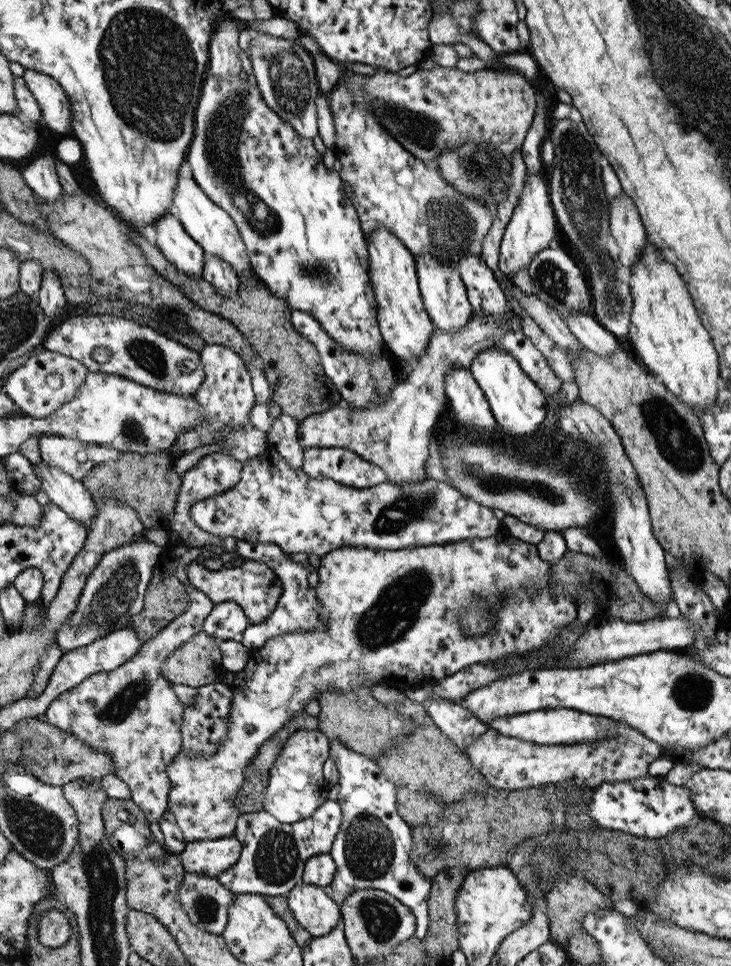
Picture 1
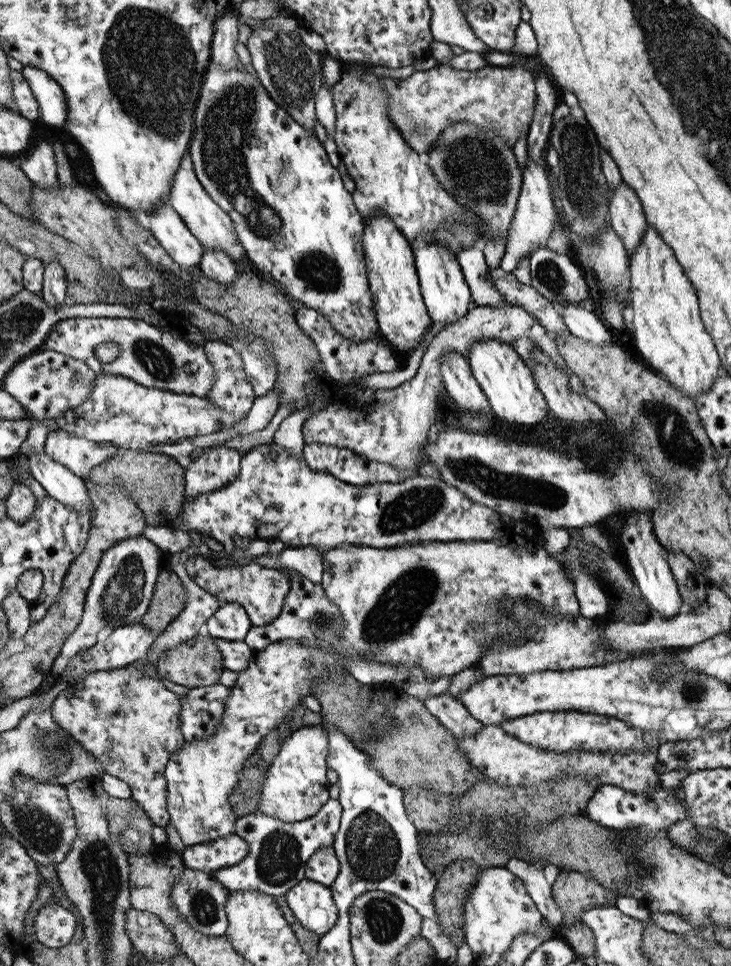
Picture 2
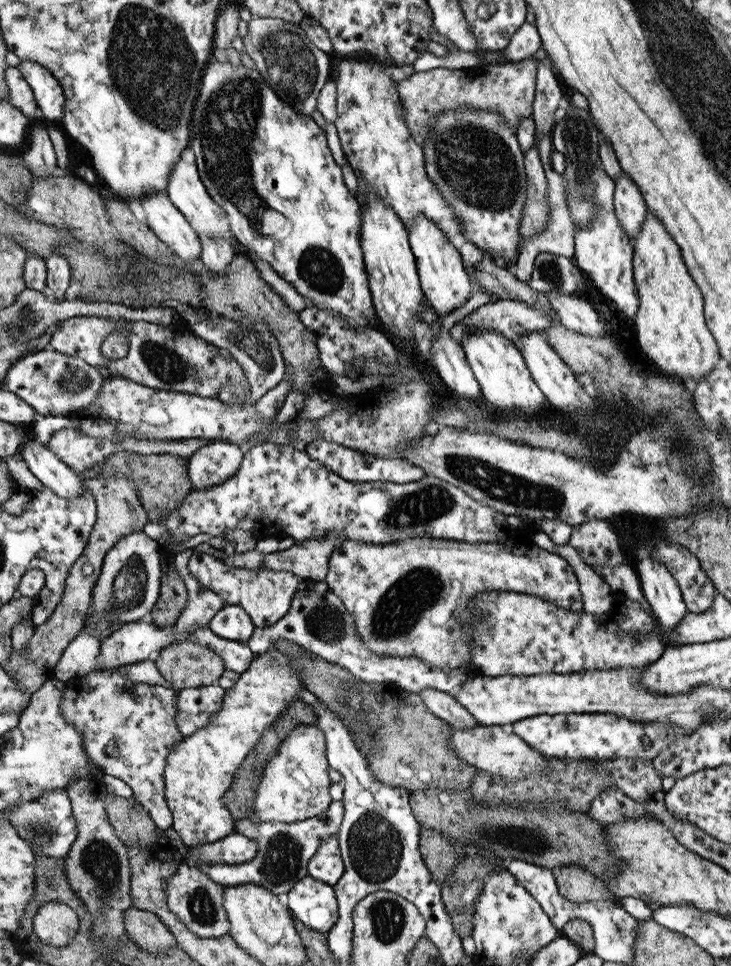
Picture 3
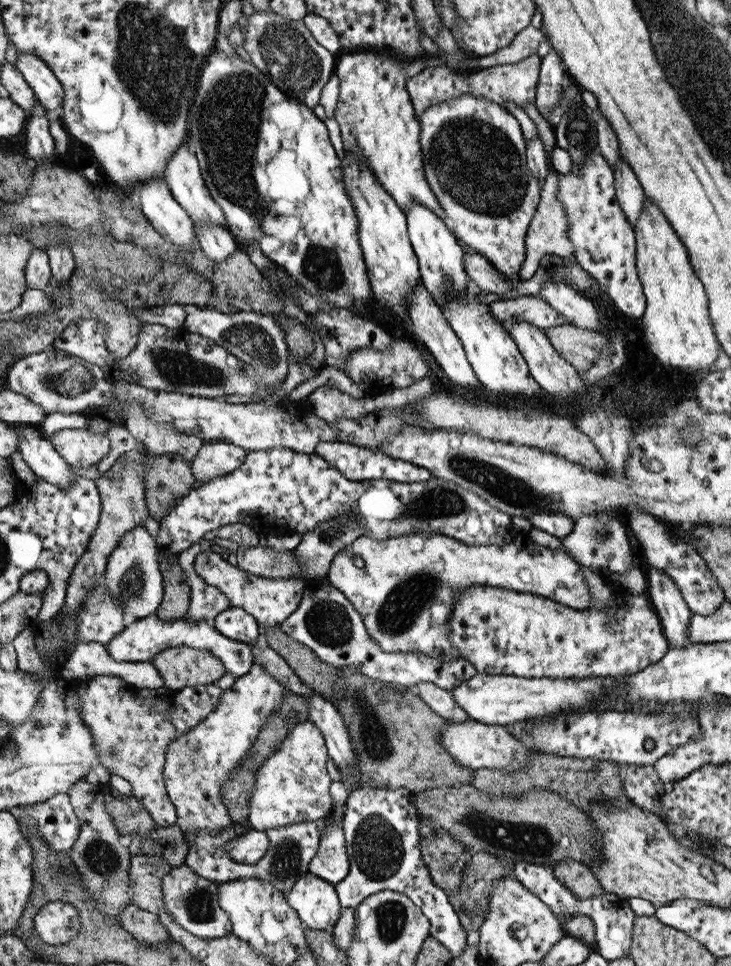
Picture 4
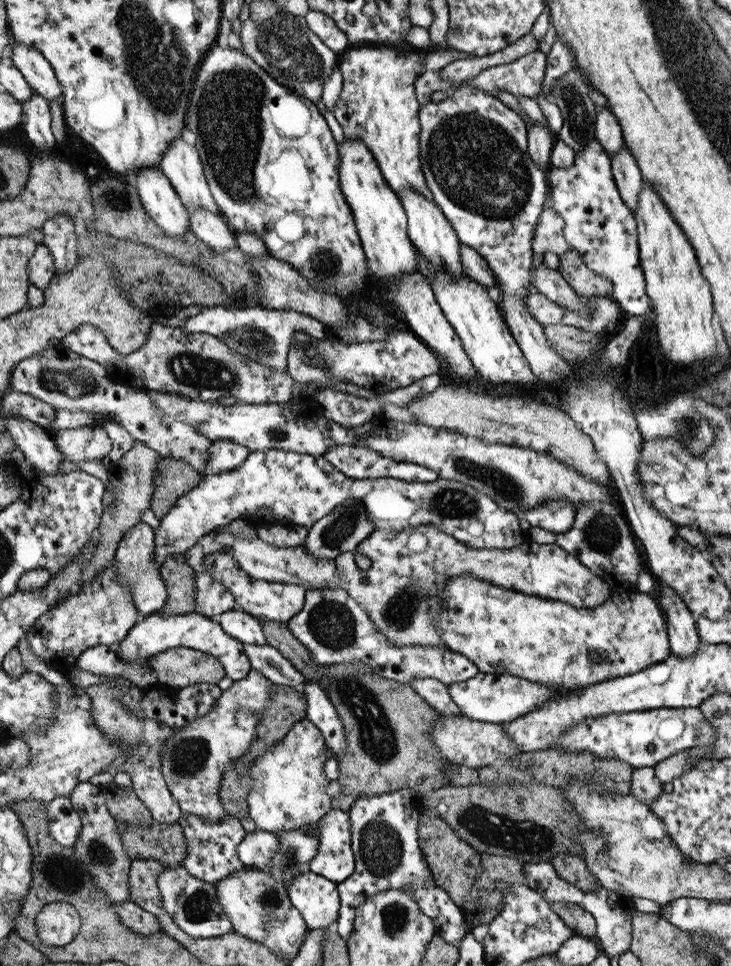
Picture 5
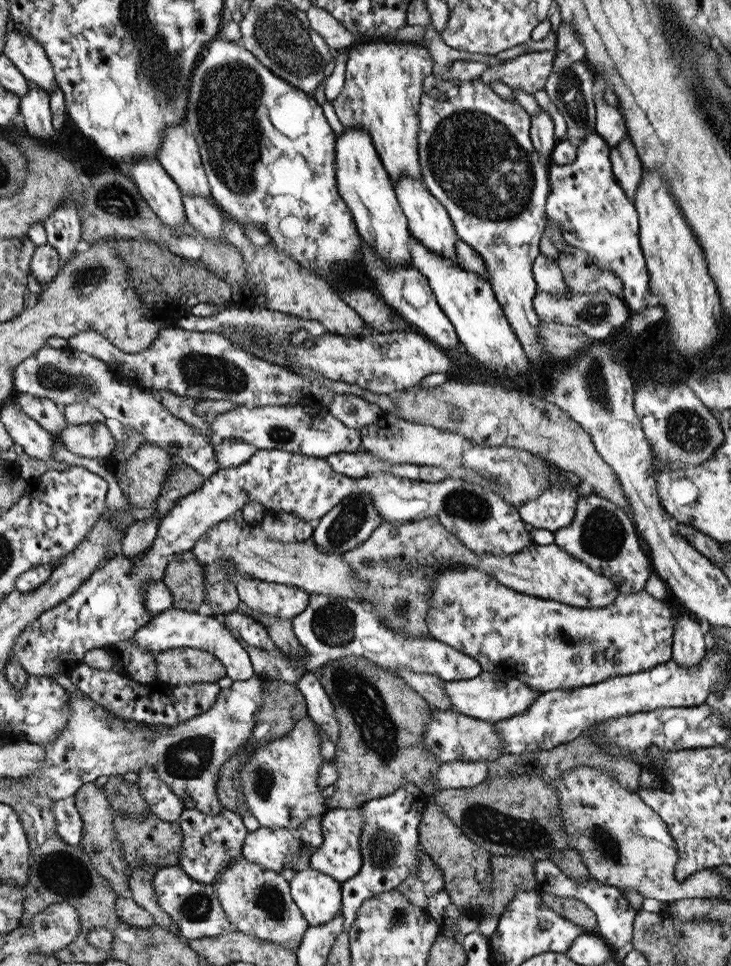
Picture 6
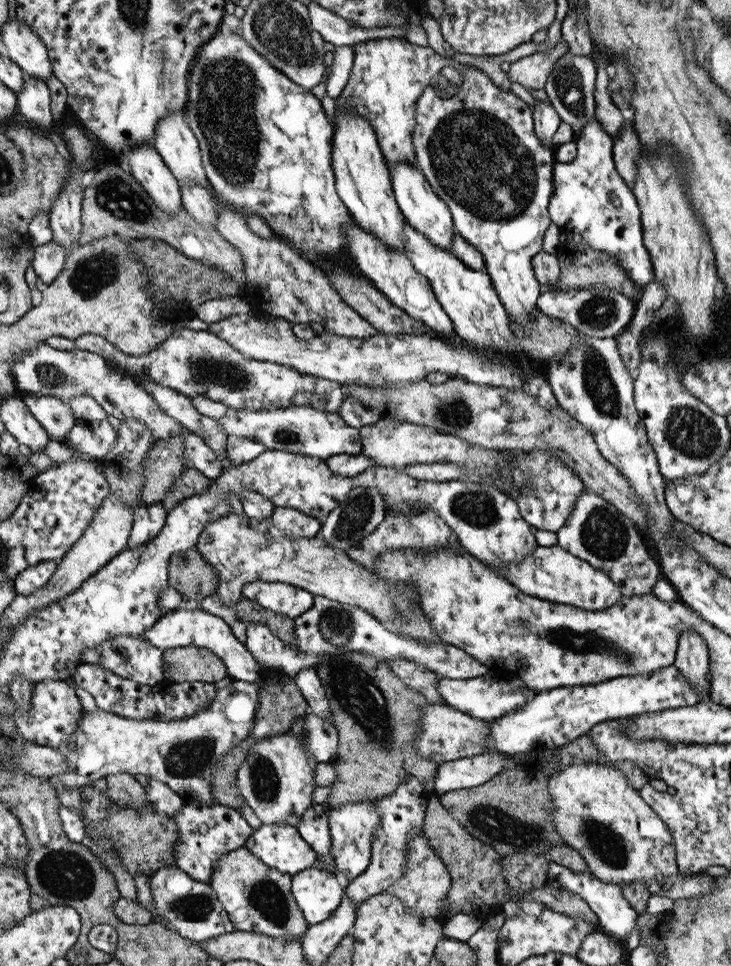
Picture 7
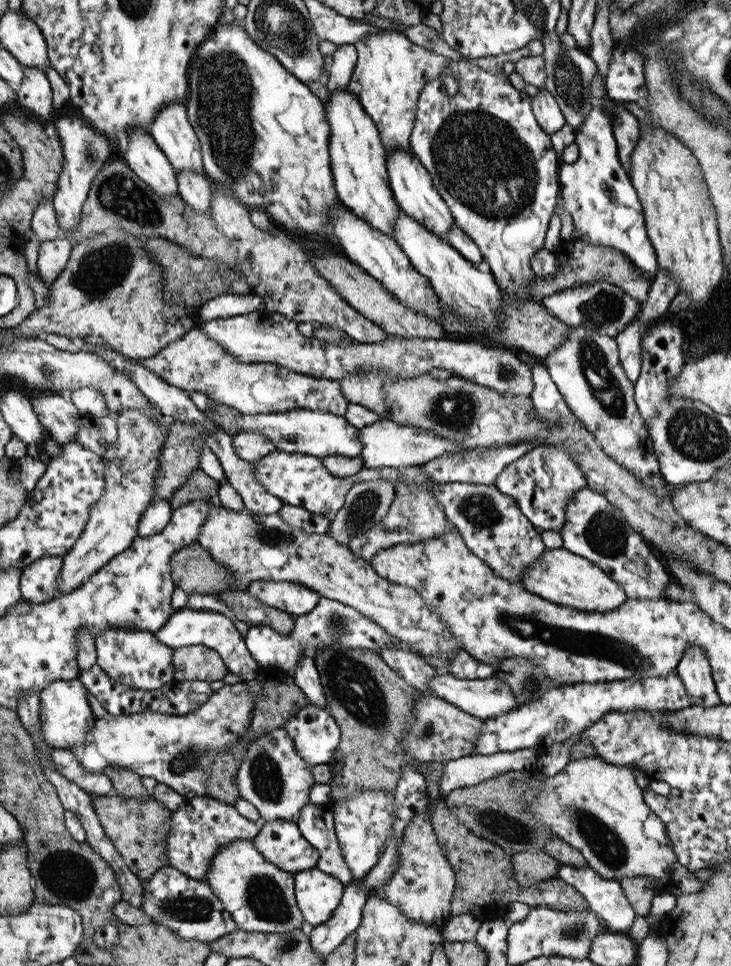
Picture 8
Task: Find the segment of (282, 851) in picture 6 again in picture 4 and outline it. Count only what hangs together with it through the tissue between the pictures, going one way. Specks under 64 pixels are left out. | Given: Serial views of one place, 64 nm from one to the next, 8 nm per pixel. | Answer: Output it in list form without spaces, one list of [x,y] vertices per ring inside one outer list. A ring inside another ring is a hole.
[[[251,829],[226,846],[235,862],[254,865],[266,857],[271,848],[267,832]]]

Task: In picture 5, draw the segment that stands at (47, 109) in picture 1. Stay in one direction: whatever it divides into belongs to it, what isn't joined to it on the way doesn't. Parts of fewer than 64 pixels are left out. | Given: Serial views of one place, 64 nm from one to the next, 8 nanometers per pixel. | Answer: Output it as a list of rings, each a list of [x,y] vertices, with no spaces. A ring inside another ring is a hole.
[[[16,41],[8,51],[8,57],[33,91],[50,100],[62,98],[61,83],[53,66],[36,47]]]

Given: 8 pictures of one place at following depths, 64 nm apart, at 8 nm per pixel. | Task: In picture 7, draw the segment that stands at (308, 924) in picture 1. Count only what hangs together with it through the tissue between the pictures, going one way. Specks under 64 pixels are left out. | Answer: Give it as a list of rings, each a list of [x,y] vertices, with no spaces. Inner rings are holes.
[[[316,865],[292,876],[292,889],[310,926],[328,921],[346,897],[345,887],[335,874]]]

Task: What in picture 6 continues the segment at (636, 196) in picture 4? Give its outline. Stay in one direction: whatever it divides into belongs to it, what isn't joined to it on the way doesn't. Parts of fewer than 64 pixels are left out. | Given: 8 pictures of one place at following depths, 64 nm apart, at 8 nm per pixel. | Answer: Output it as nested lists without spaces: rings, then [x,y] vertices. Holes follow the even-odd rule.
[[[628,134],[618,145],[611,148],[611,163],[618,183],[622,185],[628,199],[634,201],[634,195],[642,180],[643,168],[642,161]]]

